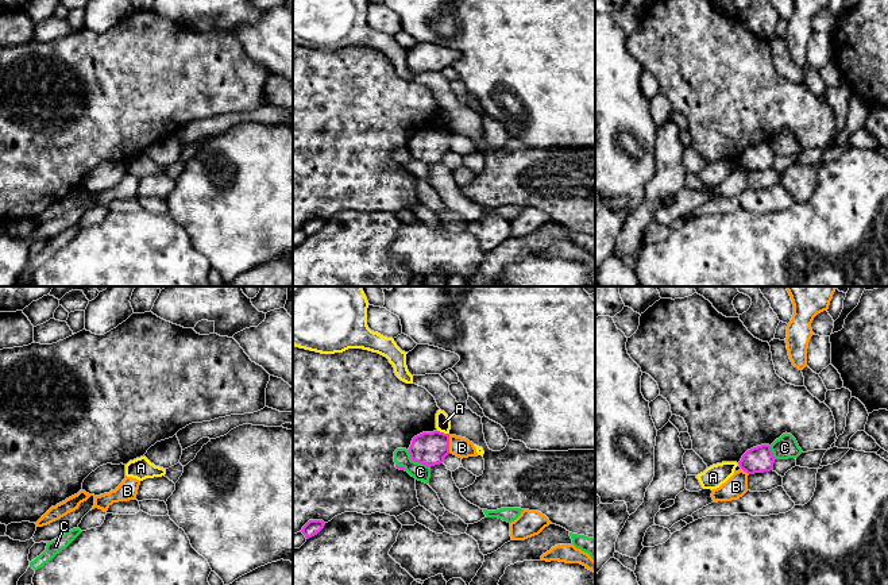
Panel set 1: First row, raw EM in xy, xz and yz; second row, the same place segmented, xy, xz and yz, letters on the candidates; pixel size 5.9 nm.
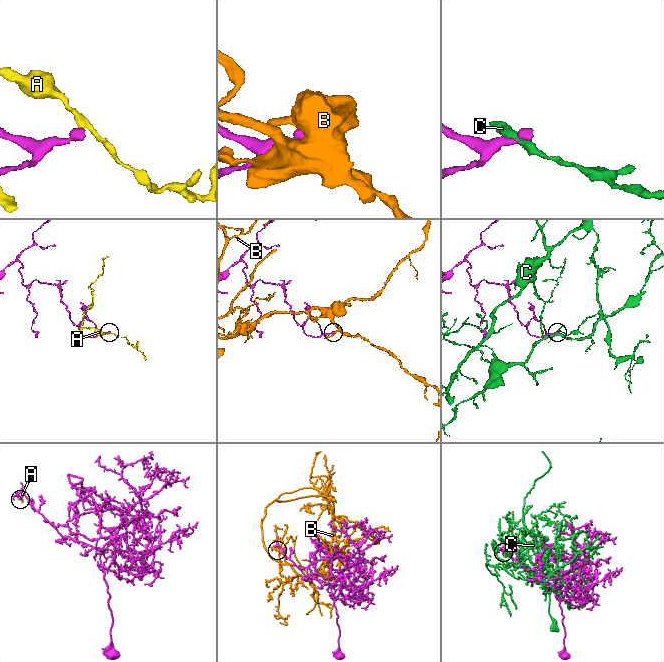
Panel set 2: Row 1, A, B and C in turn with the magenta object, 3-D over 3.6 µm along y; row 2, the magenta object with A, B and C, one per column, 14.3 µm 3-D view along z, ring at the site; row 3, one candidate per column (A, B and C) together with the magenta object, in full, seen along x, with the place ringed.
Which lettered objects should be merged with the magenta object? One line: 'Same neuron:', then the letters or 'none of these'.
Same neuron: none of these

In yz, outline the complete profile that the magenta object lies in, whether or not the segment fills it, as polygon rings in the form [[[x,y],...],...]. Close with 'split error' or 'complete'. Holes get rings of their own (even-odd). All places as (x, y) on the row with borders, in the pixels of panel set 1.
[[[761,444],[748,450],[741,461],[740,467],[748,474],[764,473],[773,470],[775,457],[769,444]]]; complete

